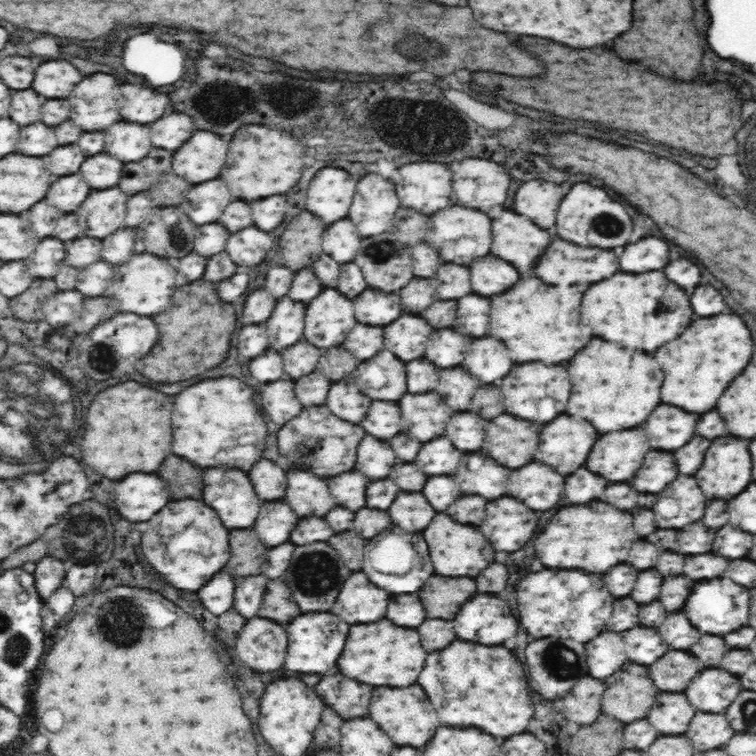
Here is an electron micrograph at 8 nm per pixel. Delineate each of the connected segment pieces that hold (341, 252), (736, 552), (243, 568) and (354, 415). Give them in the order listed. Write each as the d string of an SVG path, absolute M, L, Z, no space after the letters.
M344 218L336 224L330 224L324 232L324 252L330 254L336 262L352 262L356 258L356 252L360 250L360 234L356 232L356 226Z
M724 526L716 532L716 540L714 540L714 554L724 556L728 560L736 560L736 558L744 558L752 548L752 534L736 530L732 526Z
M246 528L240 532L230 530L230 548L232 548L232 556L226 566L230 576L238 578L238 576L260 574L266 546L258 540L254 528Z
M346 376L344 380L336 382L330 388L328 400L326 400L332 414L340 416L342 420L352 420L352 424L360 424L360 420L364 420L370 408L370 402L372 400L358 390L352 376Z

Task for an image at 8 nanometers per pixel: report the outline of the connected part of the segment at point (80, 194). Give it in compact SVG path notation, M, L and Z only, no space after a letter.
M82 174L66 176L54 182L46 194L46 202L62 212L74 212L90 194L90 186L82 180Z

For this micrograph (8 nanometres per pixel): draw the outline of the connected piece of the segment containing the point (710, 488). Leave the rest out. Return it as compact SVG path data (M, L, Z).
M732 436L716 438L710 444L708 454L704 458L704 464L696 472L696 480L702 488L702 492L710 500L714 500L714 498L730 500L732 496L744 492L744 488L748 488L748 484L752 482L752 460L750 460L748 444L750 444L750 440L740 440L740 438L732 438Z

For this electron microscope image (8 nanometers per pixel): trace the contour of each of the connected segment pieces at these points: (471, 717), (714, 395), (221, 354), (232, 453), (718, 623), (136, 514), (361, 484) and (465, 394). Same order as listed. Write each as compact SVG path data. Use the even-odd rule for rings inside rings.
M452 642L440 652L432 652L426 660L426 666L418 678L418 684L426 690L432 700L432 706L438 712L438 718L446 726L476 726L492 736L514 736L522 734L534 716L534 706L530 700L526 672L522 662L504 646L482 646L470 642Z
M720 314L720 316L700 318L700 320L692 322L676 340L672 340L656 350L656 360L664 362L662 370L666 372L666 380L664 380L664 388L662 388L662 402L684 408L686 412L702 414L702 412L712 410L716 406L718 398L722 396L722 392L728 388L728 384L746 368L746 364L752 358L752 352L754 352L754 346L752 346L750 332L738 316Z
M196 280L192 284L180 286L172 296L172 306L166 312L154 316L154 320L160 326L160 340L148 356L136 362L136 370L146 378L172 384L176 380L198 376L226 360L230 338L236 326L236 314L228 302L218 298L216 286L212 282ZM170 368L178 372L172 372Z
M214 378L184 388L172 412L172 450L178 456L202 466L230 466L248 472L262 456L266 440L266 420L254 404L254 392L238 378Z
M730 578L698 582L692 588L692 594L684 606L688 620L700 630L700 634L728 634L738 630L740 626L748 626L748 606L750 592L744 586L734 584Z
M128 474L114 488L118 510L132 522L146 522L168 504L169 490L154 474Z
M358 470L344 472L344 474L328 480L334 502L340 506L346 506L350 510L358 510L358 508L366 506L366 484L368 484L368 480Z
M450 368L440 372L438 392L444 396L446 404L452 410L468 410L476 388L478 388L476 376L466 374L462 368Z

